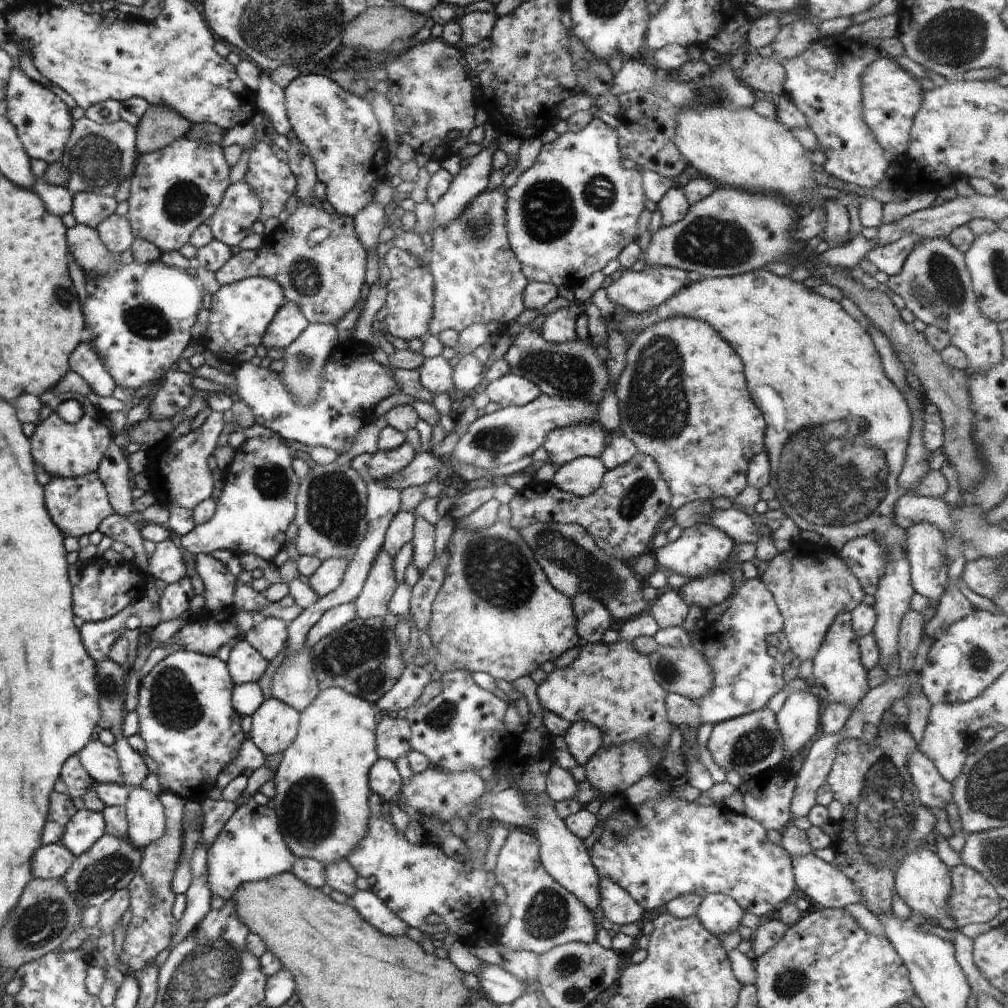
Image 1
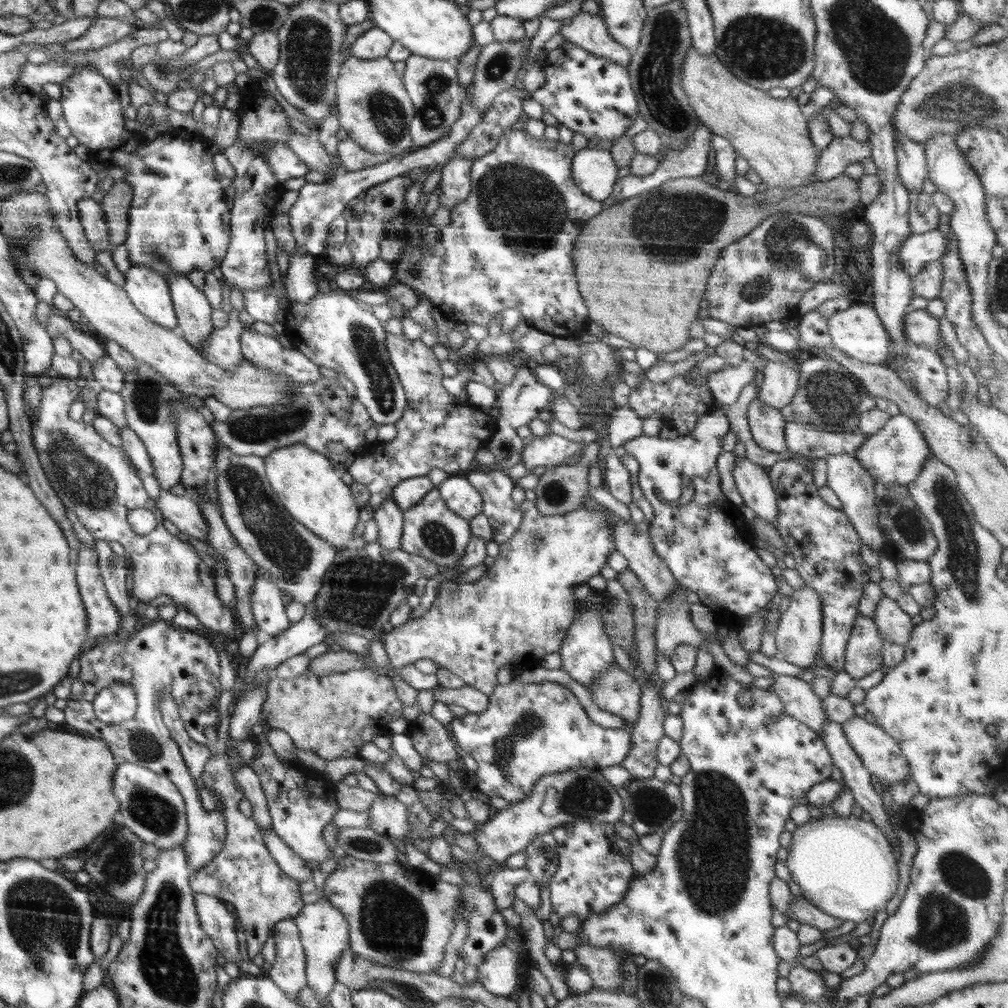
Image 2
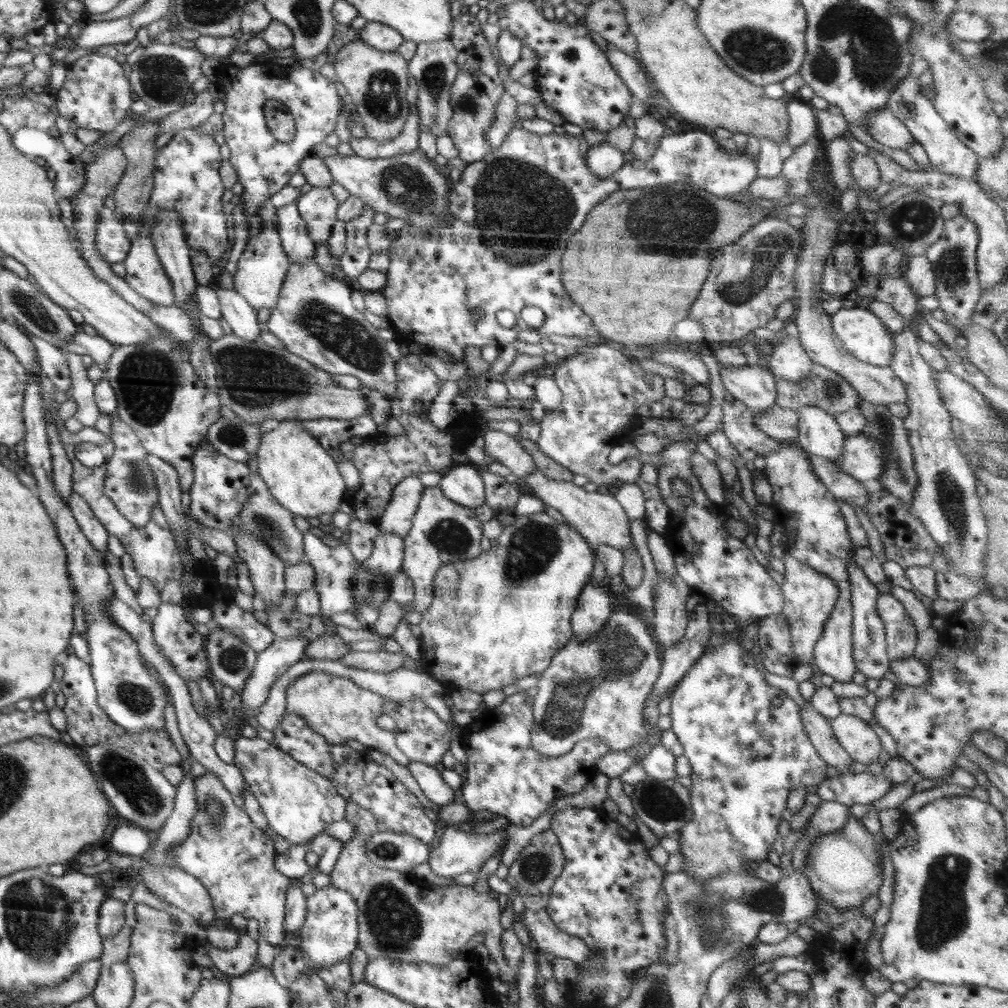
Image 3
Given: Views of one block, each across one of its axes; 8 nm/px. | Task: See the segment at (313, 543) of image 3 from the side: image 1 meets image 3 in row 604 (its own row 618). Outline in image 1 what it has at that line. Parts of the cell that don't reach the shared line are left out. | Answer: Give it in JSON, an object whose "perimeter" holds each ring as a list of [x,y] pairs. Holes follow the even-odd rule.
{"perimeter":[[[353,602],[328,609],[309,630],[306,643],[310,647],[314,646],[319,640],[322,640],[322,637],[332,634],[356,616],[357,612]]]}

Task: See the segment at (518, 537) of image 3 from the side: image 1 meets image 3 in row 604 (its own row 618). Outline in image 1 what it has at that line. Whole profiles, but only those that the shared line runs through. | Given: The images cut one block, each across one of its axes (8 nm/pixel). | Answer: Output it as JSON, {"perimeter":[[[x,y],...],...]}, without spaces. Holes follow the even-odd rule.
{"perimeter":[[[498,520],[488,528],[475,531],[458,527],[452,533],[447,550],[446,576],[434,599],[427,628],[432,646],[426,660],[434,662],[442,674],[456,669],[466,669],[471,673],[482,671],[493,679],[502,678],[511,683],[530,675],[546,661],[554,662],[562,652],[581,645],[571,598],[550,584],[518,529]]]}

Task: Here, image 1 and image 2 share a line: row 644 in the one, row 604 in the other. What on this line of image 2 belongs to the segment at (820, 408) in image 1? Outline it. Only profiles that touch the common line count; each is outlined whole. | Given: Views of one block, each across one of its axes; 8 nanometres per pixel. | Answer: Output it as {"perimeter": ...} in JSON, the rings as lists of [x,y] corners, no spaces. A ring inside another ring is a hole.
{"perimeter":[[[884,595],[879,600],[872,619],[884,641],[903,645],[910,640],[915,625],[911,617],[895,600]]]}

